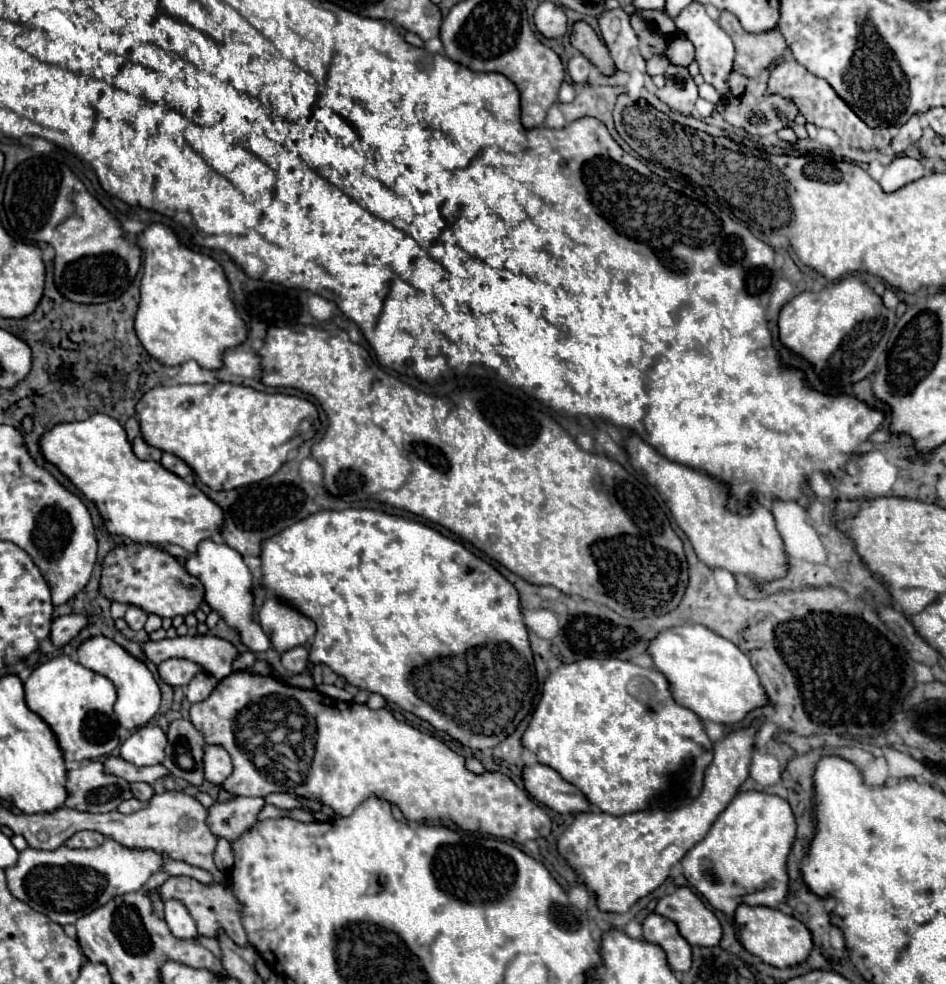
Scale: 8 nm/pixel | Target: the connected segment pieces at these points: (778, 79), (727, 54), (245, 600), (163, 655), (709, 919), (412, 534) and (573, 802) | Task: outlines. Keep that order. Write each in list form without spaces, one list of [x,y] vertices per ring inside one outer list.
[[[790,59],[784,61],[780,65],[776,65],[770,73],[770,81],[768,81],[768,91],[770,93],[780,93],[784,97],[794,99],[794,103],[798,105],[800,113],[806,117],[808,123],[814,123],[816,127],[828,127],[832,131],[838,133],[840,139],[848,141],[854,147],[860,149],[882,149],[886,145],[890,145],[890,133],[886,127],[868,127],[840,97],[838,93],[832,89],[832,85],[812,73],[808,73],[798,61]]]
[[[690,3],[676,19],[674,19],[678,33],[682,33],[684,37],[688,37],[694,47],[696,47],[696,61],[700,65],[700,75],[704,77],[706,83],[710,83],[722,97],[728,93],[728,77],[732,73],[732,63],[734,63],[734,45],[732,39],[720,29],[720,25],[716,21],[712,21],[704,7],[700,3]]]
[[[204,539],[198,545],[198,553],[190,555],[186,559],[184,567],[190,575],[200,579],[200,583],[204,585],[204,591],[206,591],[206,595],[204,595],[206,603],[222,615],[226,625],[240,635],[240,641],[250,651],[258,653],[258,651],[266,651],[270,647],[268,635],[262,631],[260,623],[254,619],[254,595],[252,595],[254,581],[252,581],[252,573],[250,573],[248,565],[244,563],[244,559],[238,551],[234,551],[226,543],[216,543],[212,539]]]
[[[186,635],[162,641],[148,641],[144,645],[144,653],[156,665],[172,657],[190,659],[202,665],[204,671],[212,673],[216,679],[224,679],[226,675],[230,675],[232,671],[230,661],[238,655],[232,643],[212,635],[194,635],[194,637]]]
[[[676,887],[674,893],[658,899],[656,913],[674,921],[678,933],[698,947],[714,947],[720,943],[722,927],[718,917],[688,887]]]
[[[344,509],[344,511],[318,511],[310,517],[306,517],[302,523],[294,523],[294,527],[288,527],[282,531],[282,535],[274,535],[262,543],[262,583],[280,599],[284,599],[288,605],[300,609],[306,617],[310,617],[318,631],[312,641],[312,649],[308,655],[307,670],[304,673],[288,678],[286,673],[278,669],[270,669],[278,679],[286,681],[288,685],[312,689],[316,687],[311,679],[311,668],[318,663],[328,665],[334,673],[344,677],[350,685],[380,693],[386,701],[396,703],[398,707],[414,713],[416,717],[428,721],[438,731],[448,733],[452,739],[460,741],[462,745],[476,749],[494,749],[498,743],[502,743],[508,735],[514,733],[514,729],[520,725],[520,721],[532,713],[536,697],[538,697],[538,679],[534,669],[534,655],[528,641],[528,629],[524,625],[522,617],[522,605],[520,595],[514,589],[512,583],[508,583],[492,565],[488,565],[484,559],[470,553],[462,543],[452,541],[438,533],[436,529],[406,519],[406,517],[392,517],[382,511],[372,509]]]
[[[534,765],[524,769],[526,791],[546,807],[558,813],[588,813],[590,803],[572,783],[564,781],[554,769]]]

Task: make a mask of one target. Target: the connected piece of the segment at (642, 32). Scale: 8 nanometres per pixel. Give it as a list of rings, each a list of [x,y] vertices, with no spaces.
[[[632,15],[632,27],[638,33],[640,39],[640,53],[644,59],[650,59],[650,55],[654,53],[664,53],[668,39],[654,27],[650,27],[640,15]]]

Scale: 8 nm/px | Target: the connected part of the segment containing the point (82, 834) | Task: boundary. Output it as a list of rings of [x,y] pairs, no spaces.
[[[78,831],[66,841],[66,847],[92,849],[92,847],[98,847],[102,841],[104,841],[104,835],[98,831]]]

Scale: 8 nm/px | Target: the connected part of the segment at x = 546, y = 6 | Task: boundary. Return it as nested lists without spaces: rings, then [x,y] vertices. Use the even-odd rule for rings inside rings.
[[[544,1],[538,5],[538,9],[534,11],[534,25],[548,39],[550,37],[564,37],[564,33],[568,29],[564,11],[552,1]]]

